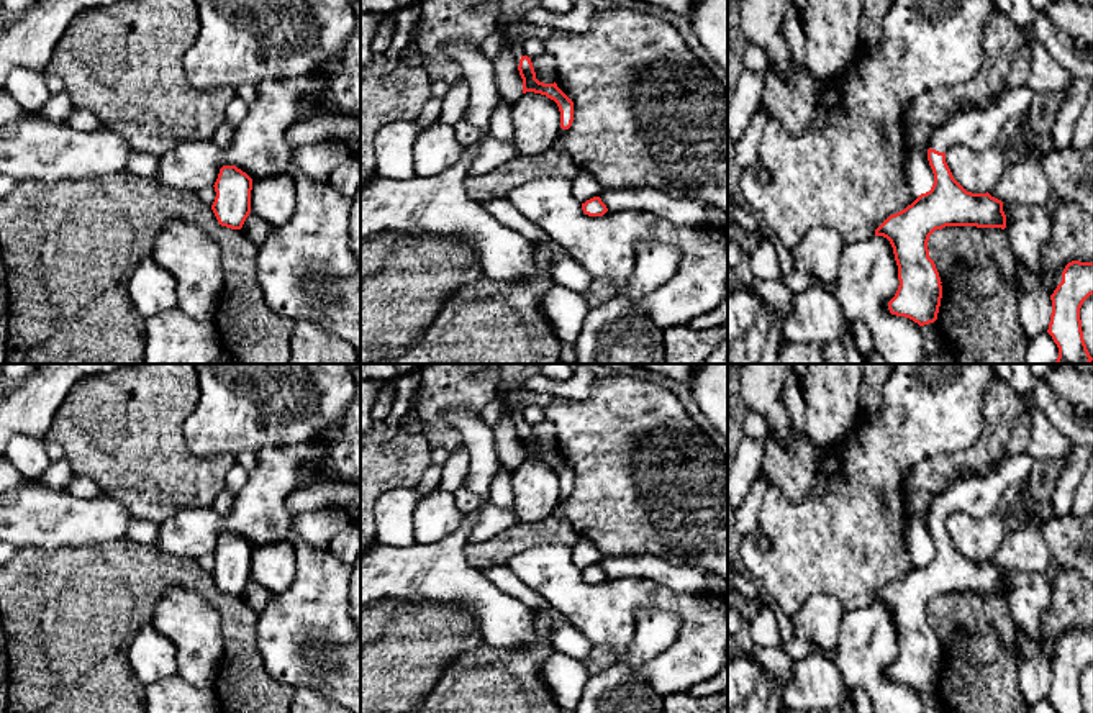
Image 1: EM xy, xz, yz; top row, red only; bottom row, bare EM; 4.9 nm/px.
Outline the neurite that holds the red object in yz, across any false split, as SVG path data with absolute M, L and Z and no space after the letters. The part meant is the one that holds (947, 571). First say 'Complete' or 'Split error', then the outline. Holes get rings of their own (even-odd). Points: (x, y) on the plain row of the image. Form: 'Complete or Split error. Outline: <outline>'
Split error. Outline: M1024 452L1001 459L988 474L957 480L936 497L927 528L934 541L929 559L921 561L905 577L890 582L875 603L890 608L898 633L898 657L888 669L891 682L905 683L919 693L937 687L942 649L927 608L946 593L1006 595L1003 569L986 561L967 559L952 543L946 518L954 511L991 515L1005 492L1027 480L1034 459Z

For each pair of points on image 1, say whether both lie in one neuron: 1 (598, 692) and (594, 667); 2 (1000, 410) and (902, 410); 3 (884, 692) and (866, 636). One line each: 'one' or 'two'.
1: two
2: two
3: one

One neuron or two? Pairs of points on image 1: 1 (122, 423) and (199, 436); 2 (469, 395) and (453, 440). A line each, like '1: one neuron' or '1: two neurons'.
1: two neurons
2: one neuron

